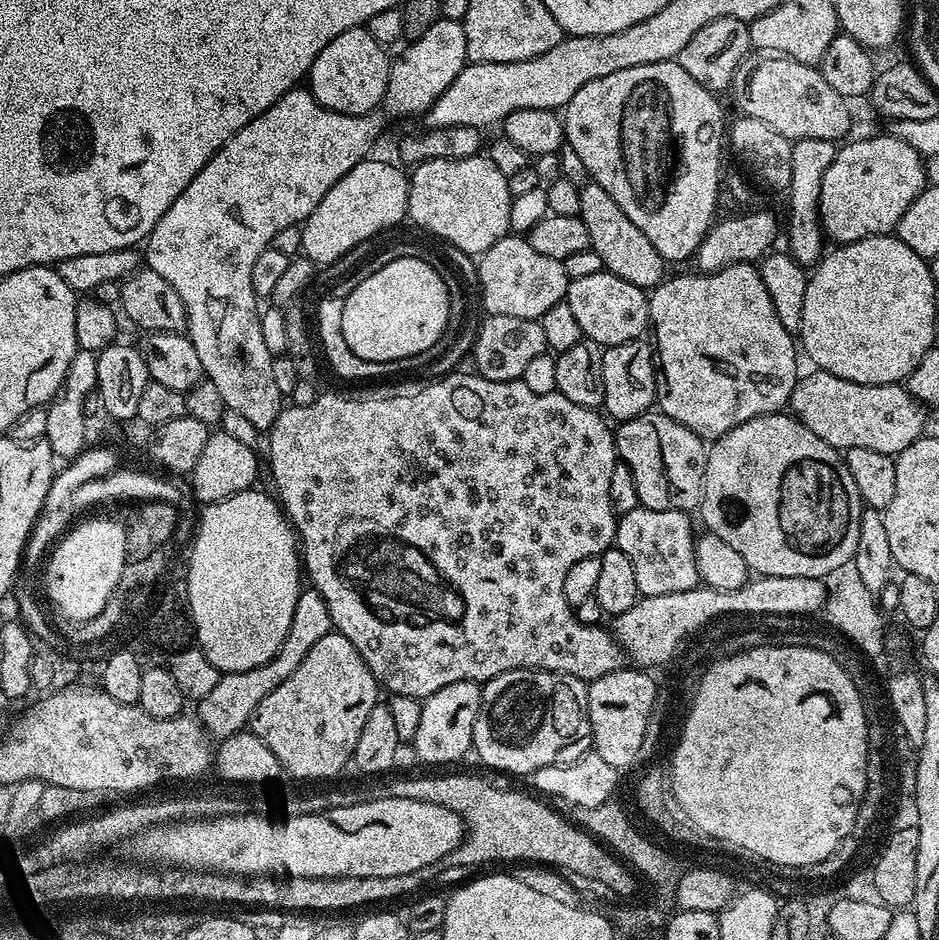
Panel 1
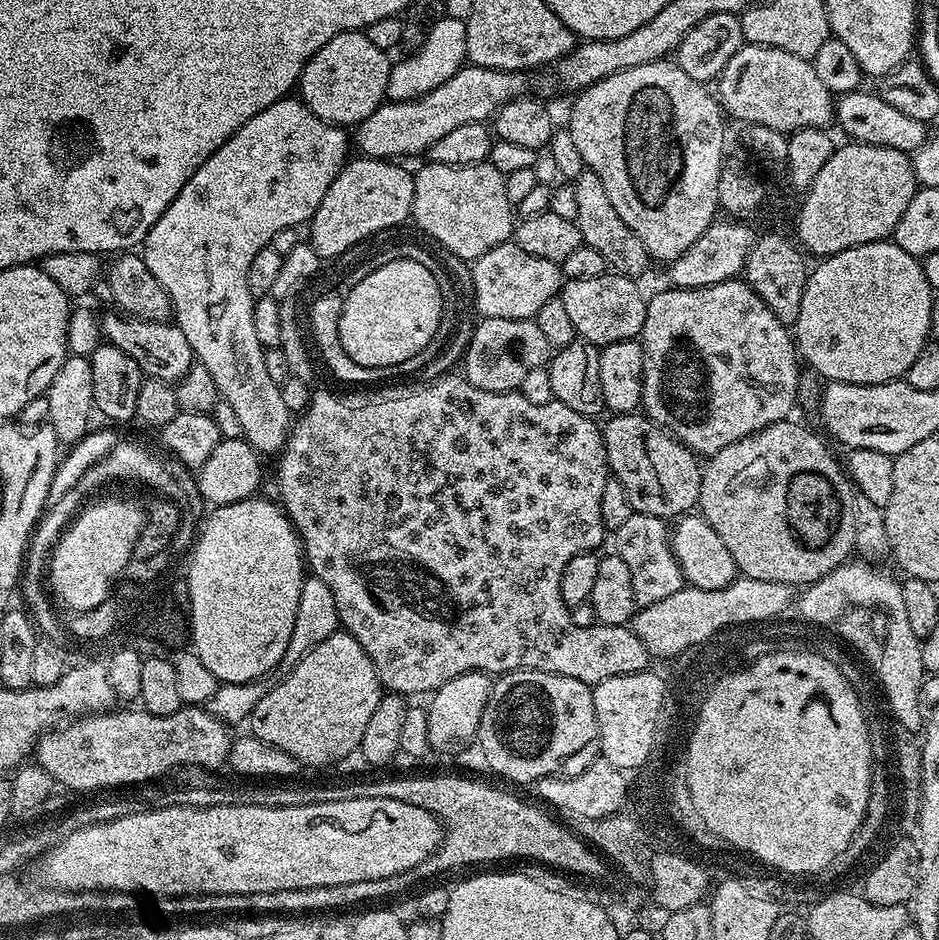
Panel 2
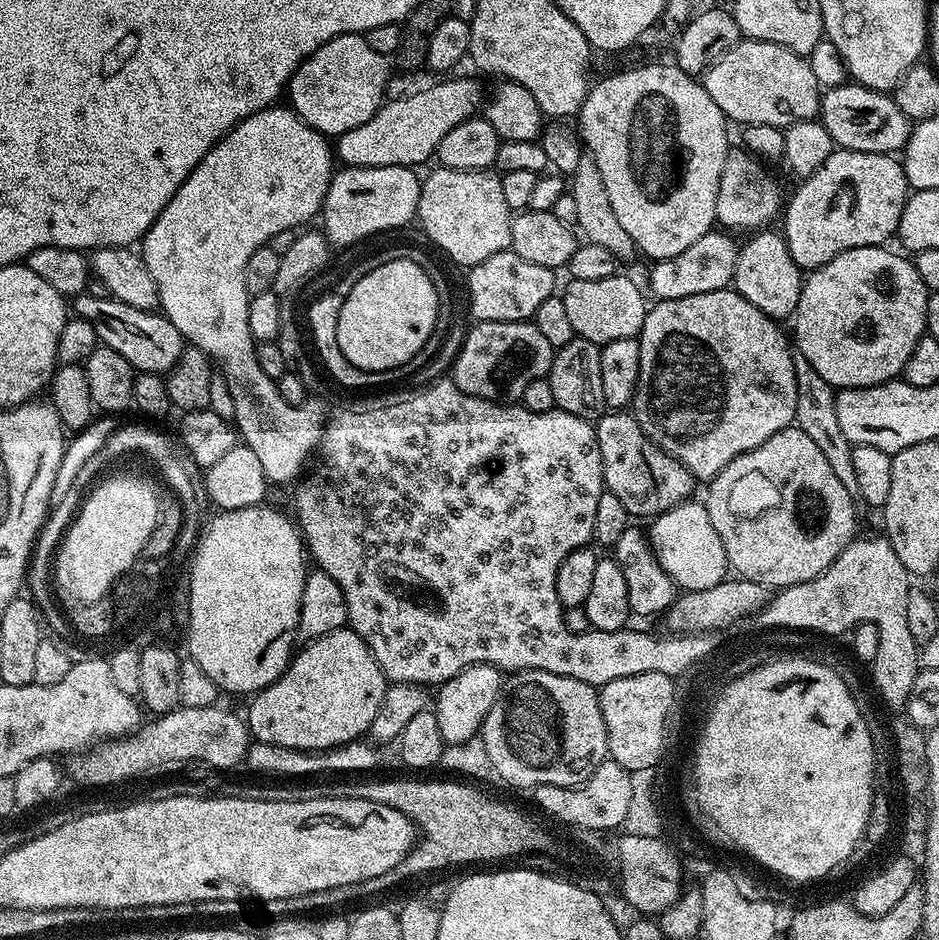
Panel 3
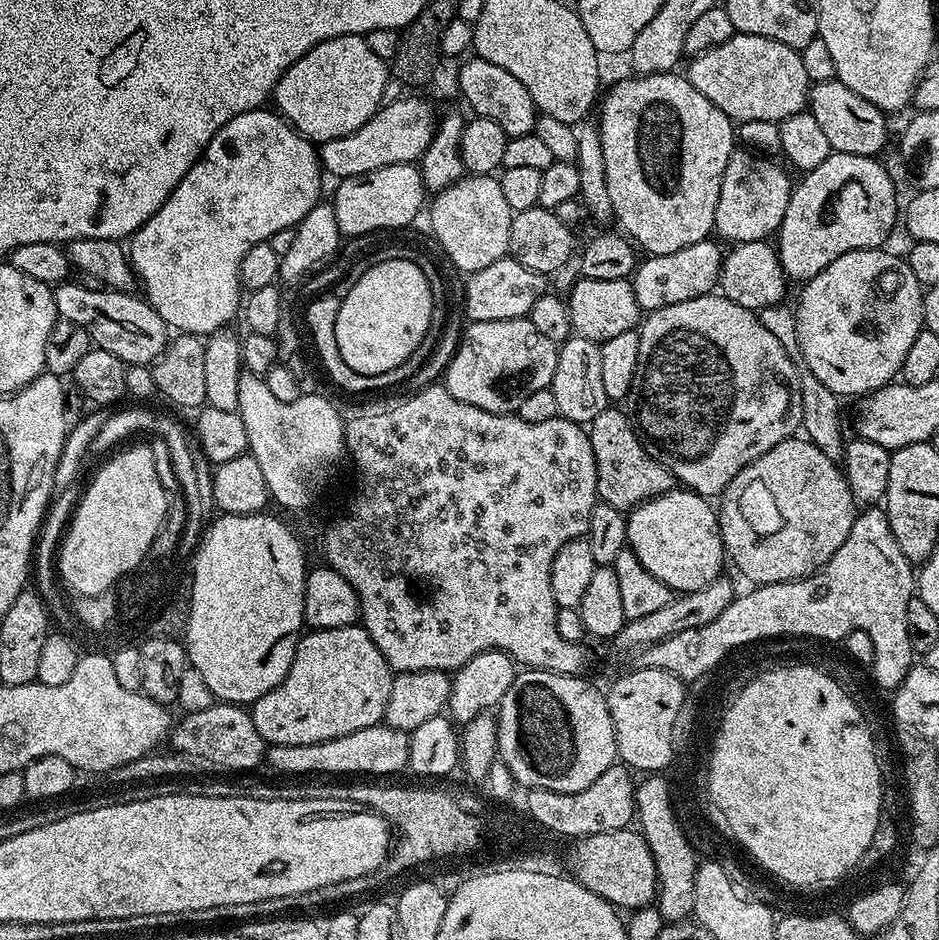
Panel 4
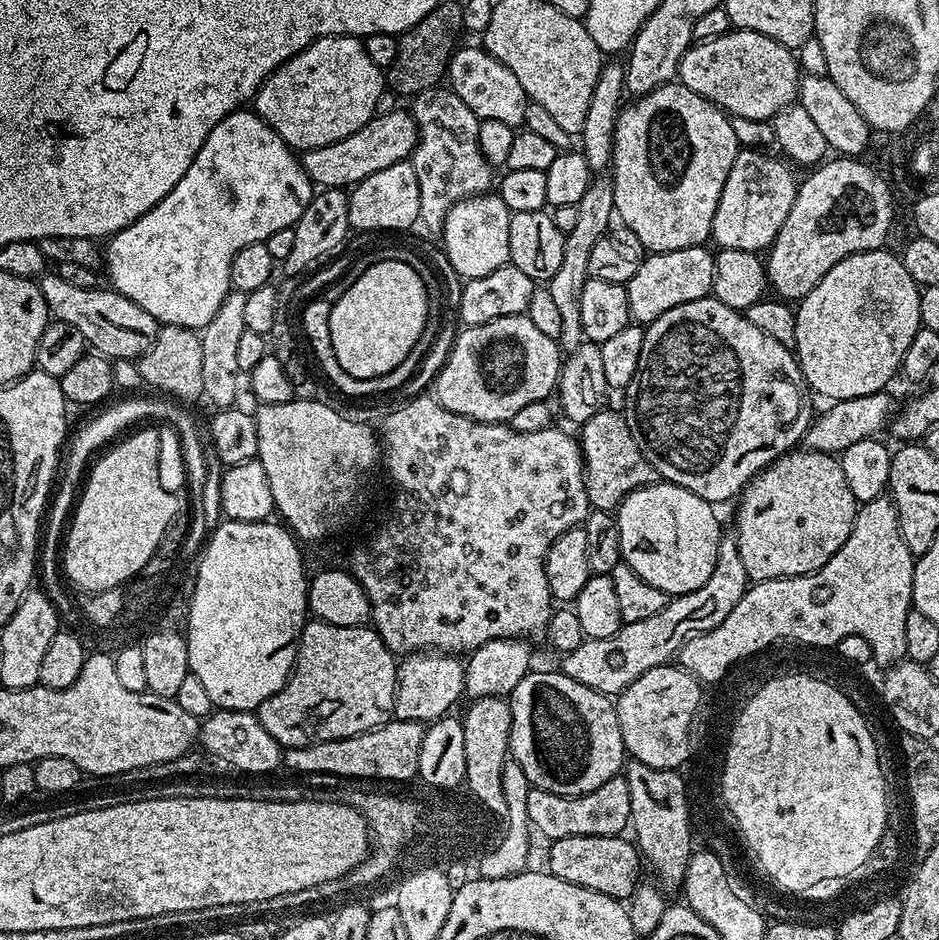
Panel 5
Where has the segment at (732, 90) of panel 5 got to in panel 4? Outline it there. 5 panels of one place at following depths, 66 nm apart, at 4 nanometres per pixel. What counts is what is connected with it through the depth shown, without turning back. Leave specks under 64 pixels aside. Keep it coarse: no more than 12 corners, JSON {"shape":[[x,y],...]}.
{"shape":[[737,34],[686,75],[734,122],[807,109],[797,49]]}

